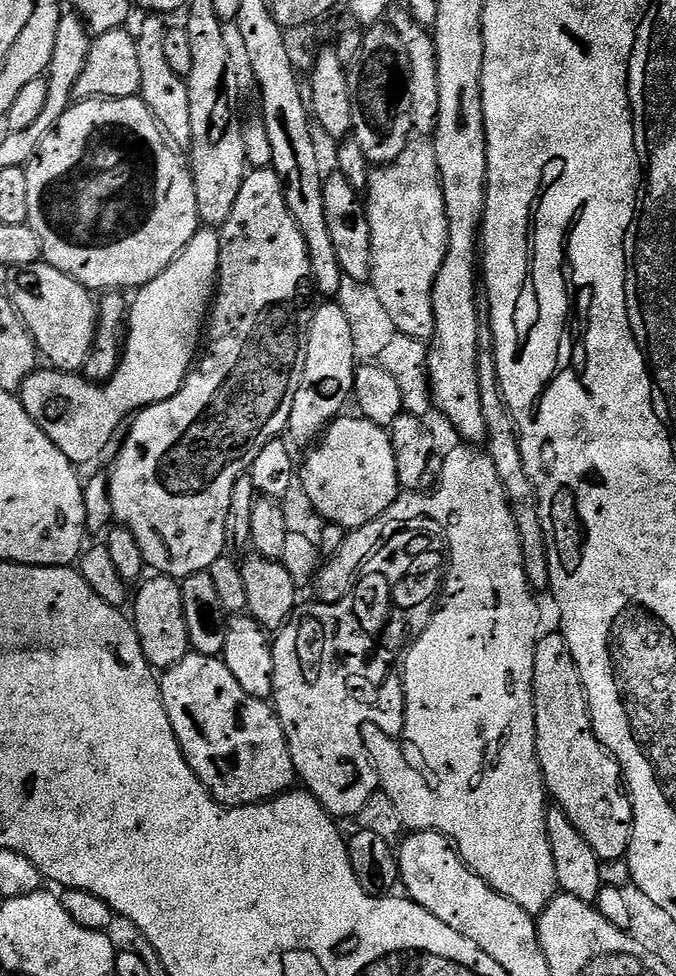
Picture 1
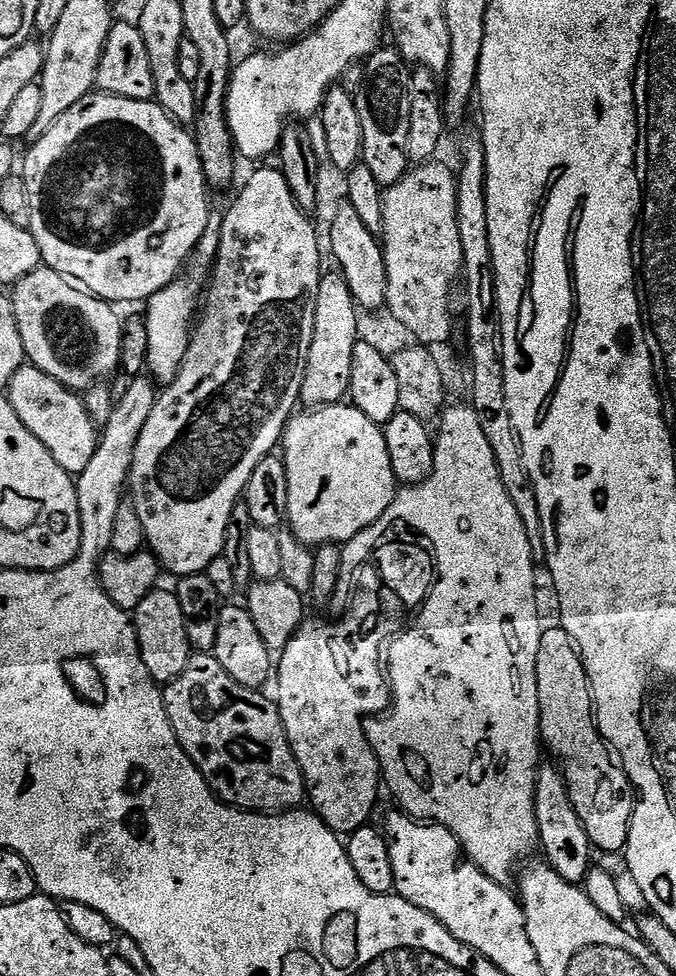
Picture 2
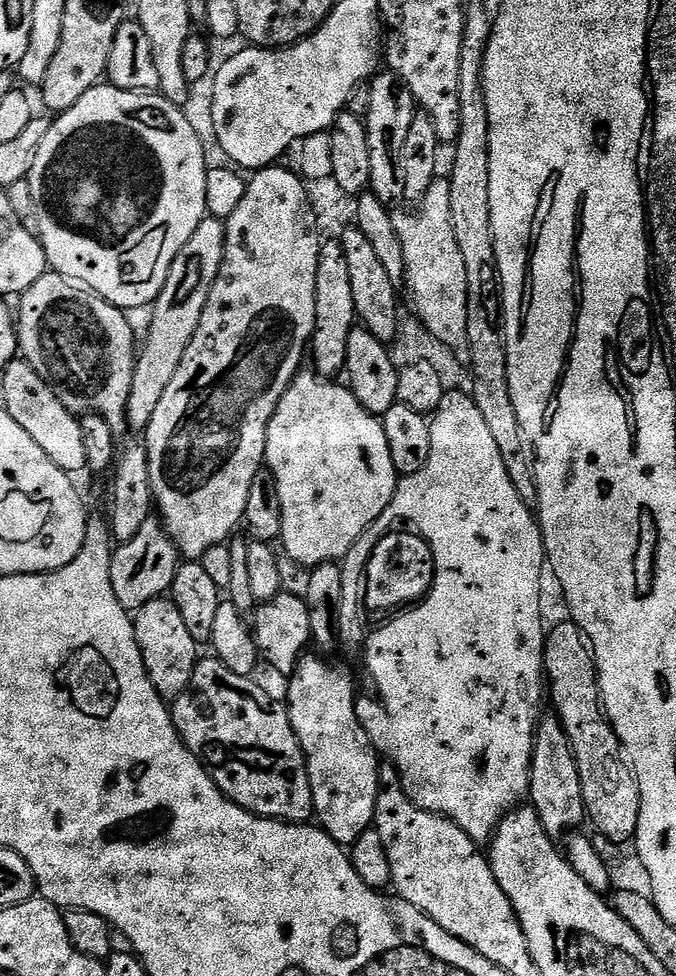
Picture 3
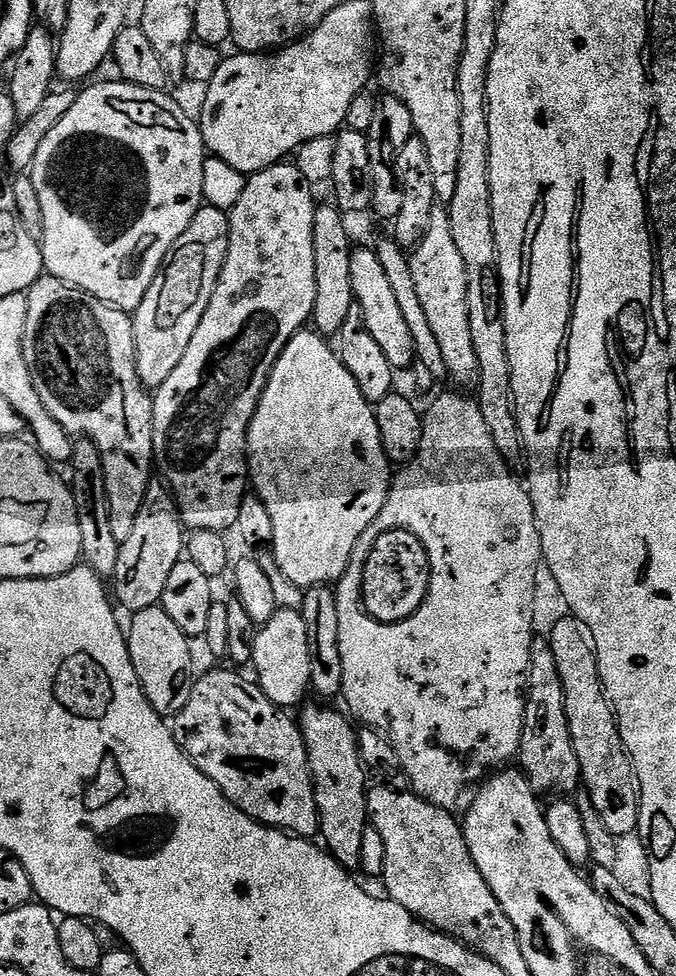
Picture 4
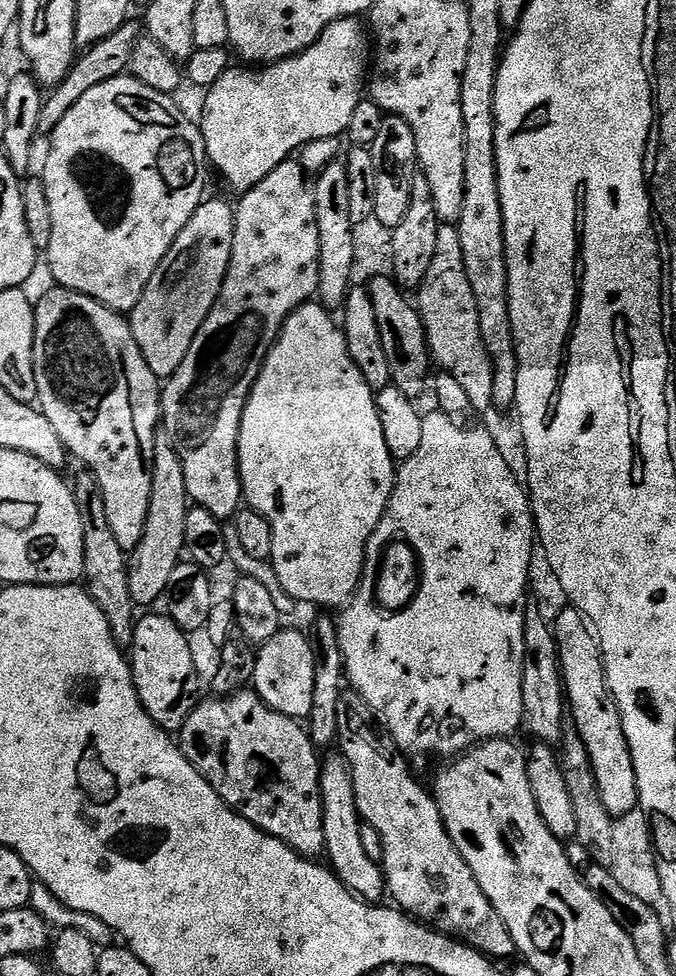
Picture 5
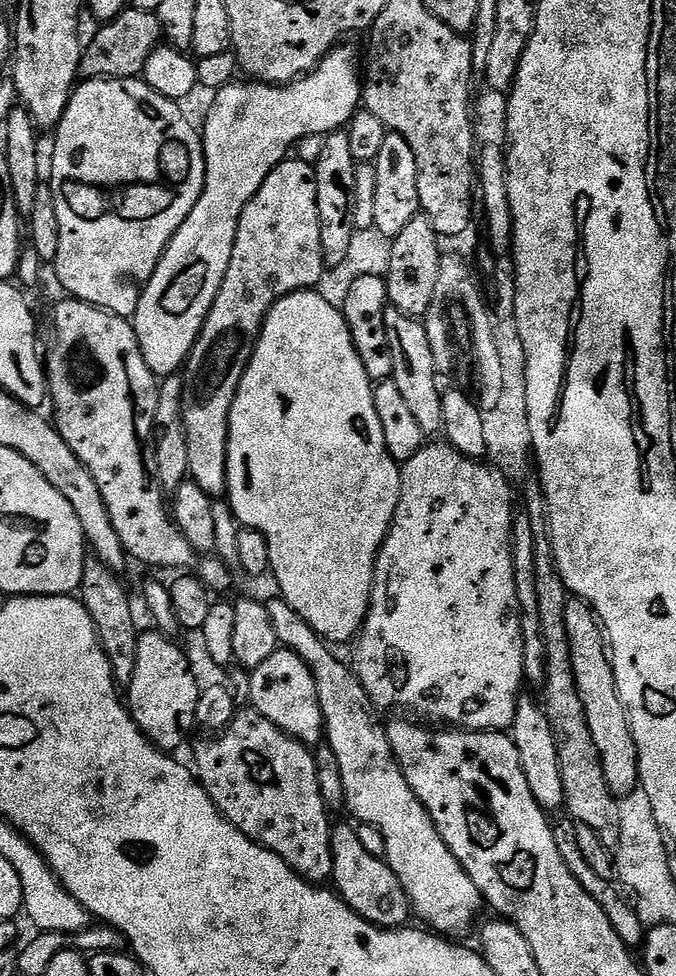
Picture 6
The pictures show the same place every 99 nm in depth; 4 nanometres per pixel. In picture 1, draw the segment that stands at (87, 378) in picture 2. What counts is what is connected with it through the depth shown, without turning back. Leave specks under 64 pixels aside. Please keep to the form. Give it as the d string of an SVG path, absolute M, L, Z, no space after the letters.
M37 262L21 264L15 269L12 285L6 289L18 314L26 322L39 355L49 360L53 369L79 373L92 349L96 337L97 301L89 289L74 278L62 274L54 266Z

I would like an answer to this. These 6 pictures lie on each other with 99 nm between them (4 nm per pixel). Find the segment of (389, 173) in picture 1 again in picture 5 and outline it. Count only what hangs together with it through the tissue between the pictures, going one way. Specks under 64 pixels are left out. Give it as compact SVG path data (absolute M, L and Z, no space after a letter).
M441 226L438 230L434 262L430 262L430 270L419 286L418 295L418 311L424 323L431 359L435 363L437 360L443 371L454 374L455 380L462 385L462 391L470 398L473 413L488 412L493 407L494 366L488 348L482 342L478 306L474 302L474 290L470 290L470 278L466 278L462 238L458 238L455 226Z

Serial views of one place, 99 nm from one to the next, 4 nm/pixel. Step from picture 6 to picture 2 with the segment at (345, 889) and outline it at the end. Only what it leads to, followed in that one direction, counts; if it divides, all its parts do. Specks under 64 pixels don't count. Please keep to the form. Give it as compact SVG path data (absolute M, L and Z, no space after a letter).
M367 608L365 612L354 610L350 614L341 615L339 618L341 620L305 619L299 630L292 635L288 645L284 647L284 651L279 653L278 656L278 667L274 672L274 685L276 684L274 699L280 708L280 717L282 718L282 726L286 730L286 738L294 750L294 758L298 758L298 766L304 775L304 787L307 799L310 801L311 811L320 816L322 822L326 822L326 826L330 826L333 832L337 834L351 834L365 827L371 821L368 819L371 818L372 811L376 808L376 795L379 794L380 788L382 792L380 763L376 761L374 750L364 733L364 721L367 717L383 714L388 711L392 703L392 689L388 683L385 665L382 663L382 644L376 635L376 627L381 617L373 609Z

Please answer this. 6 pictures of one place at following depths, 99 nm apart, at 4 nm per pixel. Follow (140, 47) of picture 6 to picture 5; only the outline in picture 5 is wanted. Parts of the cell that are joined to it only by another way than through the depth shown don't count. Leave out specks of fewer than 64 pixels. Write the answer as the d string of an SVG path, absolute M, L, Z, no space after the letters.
M135 22L123 24L121 28L114 30L114 34L110 34L92 45L91 48L79 53L76 63L66 74L63 82L47 93L40 119L41 133L51 134L58 126L58 122L62 122L62 118L66 118L66 114L70 114L70 106L74 106L74 102L78 102L78 98L82 98L82 94L87 94L89 90L94 90L94 86L102 86L102 82L110 82L129 71L134 46L142 36L141 25L136 24Z

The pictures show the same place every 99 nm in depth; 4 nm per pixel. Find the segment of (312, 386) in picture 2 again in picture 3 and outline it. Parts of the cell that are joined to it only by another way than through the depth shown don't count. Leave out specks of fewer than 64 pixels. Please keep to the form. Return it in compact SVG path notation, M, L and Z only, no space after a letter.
M328 238L321 243L320 257L318 258L318 274L314 278L314 298L316 299L316 329L312 331L312 338L310 341L310 360L313 360L315 371L325 378L335 377L335 372L338 374L344 372L344 363L346 362L346 342L350 342L350 334L353 328L357 327L358 321L356 319L356 307L354 306L354 290L350 286L350 266L346 263L346 254L342 250L339 239Z

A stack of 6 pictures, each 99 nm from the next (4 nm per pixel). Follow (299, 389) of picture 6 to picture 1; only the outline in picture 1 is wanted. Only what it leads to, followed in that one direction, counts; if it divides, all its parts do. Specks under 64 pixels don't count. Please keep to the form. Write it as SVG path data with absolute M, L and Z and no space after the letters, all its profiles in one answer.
M341 415L329 424L322 439L313 447L317 448L305 458L304 469L299 469L298 484L299 487L304 487L304 496L312 503L313 510L321 516L321 521L351 530L366 526L366 522L371 520L379 520L381 514L396 501L397 496L401 495L402 489L391 435L359 415L348 415Z

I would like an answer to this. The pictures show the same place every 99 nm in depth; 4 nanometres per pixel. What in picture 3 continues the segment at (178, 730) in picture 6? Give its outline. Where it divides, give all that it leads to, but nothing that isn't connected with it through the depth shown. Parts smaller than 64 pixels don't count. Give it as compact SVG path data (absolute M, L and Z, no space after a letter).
M161 598L146 602L146 606L135 609L134 623L136 641L142 650L142 662L146 666L146 674L150 682L154 682L154 690L171 702L176 699L190 682L198 663L198 645L190 638L190 629L182 614L178 614L178 606L174 606L171 598Z

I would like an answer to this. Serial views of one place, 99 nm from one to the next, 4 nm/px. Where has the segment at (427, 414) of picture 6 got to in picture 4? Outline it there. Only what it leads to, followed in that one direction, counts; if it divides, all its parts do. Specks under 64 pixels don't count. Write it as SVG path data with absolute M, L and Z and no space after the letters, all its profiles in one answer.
M353 247L350 258L350 286L354 286L355 307L362 310L362 316L366 318L366 328L378 341L382 354L390 362L393 370L400 368L411 369L417 363L414 350L414 338L410 336L410 326L406 326L406 317L398 306L398 297L394 295L394 289L386 278L386 270L382 262L378 262L378 254L371 247Z

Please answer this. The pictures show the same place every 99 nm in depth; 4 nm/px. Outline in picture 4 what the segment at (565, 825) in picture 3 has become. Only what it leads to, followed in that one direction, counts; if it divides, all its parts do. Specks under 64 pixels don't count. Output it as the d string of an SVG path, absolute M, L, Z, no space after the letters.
M536 638L532 641L530 666L526 677L518 768L528 777L530 786L538 794L572 794L577 791L575 788L579 789L582 784L578 754L574 754L570 722L566 718L566 694L562 690L558 662L554 662L554 650L547 639Z

